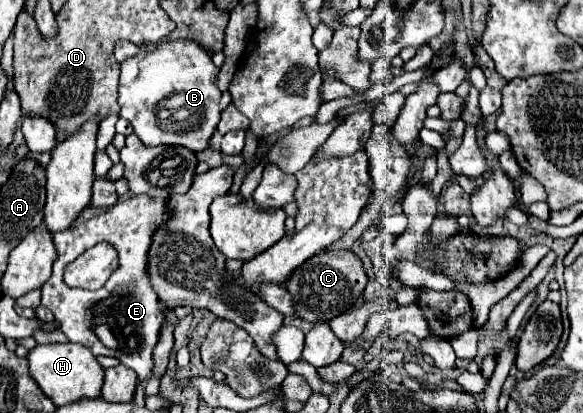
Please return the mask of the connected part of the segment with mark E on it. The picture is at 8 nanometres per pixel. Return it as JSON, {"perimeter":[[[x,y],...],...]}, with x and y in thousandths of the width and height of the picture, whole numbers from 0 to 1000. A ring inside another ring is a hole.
{"perimeter":[[[247,470],[226,475],[220,484],[206,484],[182,513],[175,513],[165,528],[154,528],[151,538],[117,552],[110,562],[93,567],[93,596],[99,610],[99,625],[93,634],[89,673],[69,697],[72,702],[72,741],[79,741],[103,799],[117,814],[120,828],[144,833],[158,847],[161,862],[196,862],[213,886],[226,891],[240,920],[250,920],[250,959],[274,954],[274,915],[257,915],[261,891],[261,847],[271,828],[274,794],[281,789],[281,741],[274,736],[268,707],[261,702],[254,668],[250,668],[250,610],[257,596],[257,576],[264,552],[271,552],[285,533],[281,484],[261,484]],[[168,586],[189,586],[202,610],[204,642],[199,663],[189,668],[189,678],[165,707],[120,697],[110,688],[110,649],[113,639],[127,634],[137,615],[144,615],[151,600],[165,596]],[[185,789],[192,814],[199,818],[202,838],[185,843],[168,818],[165,794]]]}

